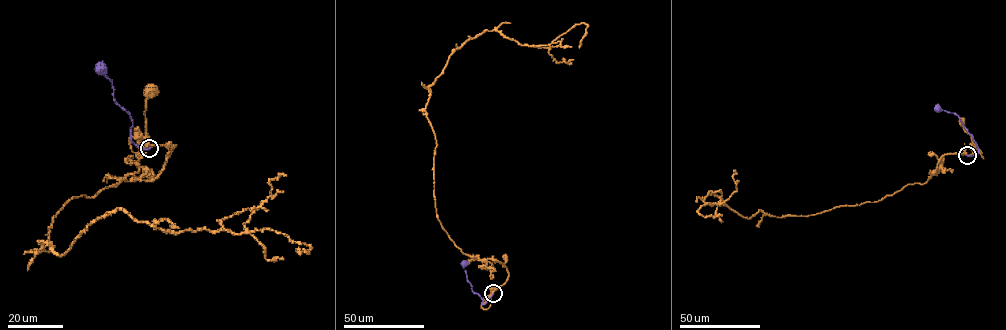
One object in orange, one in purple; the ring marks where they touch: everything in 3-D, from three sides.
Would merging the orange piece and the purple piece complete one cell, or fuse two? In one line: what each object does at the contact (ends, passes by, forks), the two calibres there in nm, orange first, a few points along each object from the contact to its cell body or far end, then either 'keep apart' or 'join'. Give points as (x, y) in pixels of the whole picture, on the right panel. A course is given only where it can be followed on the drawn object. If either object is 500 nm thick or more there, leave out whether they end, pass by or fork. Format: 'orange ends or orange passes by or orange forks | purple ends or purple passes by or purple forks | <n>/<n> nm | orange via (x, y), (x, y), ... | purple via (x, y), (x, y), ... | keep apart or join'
orange passes by | purple ends | 440/340 nm | orange via (968, 155), (978, 148), (983, 158), (962, 121) | purple via (968, 155), (978, 152), (973, 137), (957, 115), (937, 108) | keep apart

